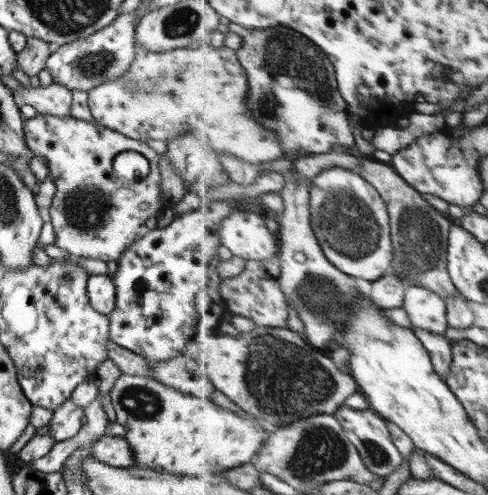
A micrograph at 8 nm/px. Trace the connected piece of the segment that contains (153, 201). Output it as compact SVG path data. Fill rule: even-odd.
M39 114L36 118L25 120L24 137L34 157L43 158L49 168L49 175L56 185L56 194L49 209L55 239L54 245L68 251L72 257L84 256L94 260L118 261L120 255L145 233L157 228L158 215L165 208L160 188L160 168L158 160L161 155L156 153L144 141L132 140L131 137L119 134L99 124L85 122L76 118L60 118ZM121 152L139 152L149 160L149 173L142 179L130 182L115 173L114 157Z

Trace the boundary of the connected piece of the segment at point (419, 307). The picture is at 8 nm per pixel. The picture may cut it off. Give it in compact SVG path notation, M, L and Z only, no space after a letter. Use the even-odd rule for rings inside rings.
M423 285L409 287L403 307L409 312L413 328L427 328L430 332L444 335L450 327L447 299Z

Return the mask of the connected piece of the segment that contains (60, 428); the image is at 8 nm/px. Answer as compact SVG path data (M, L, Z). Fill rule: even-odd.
M68 399L53 412L53 417L48 423L48 434L55 438L56 443L72 438L80 430L80 418L84 415L85 411Z

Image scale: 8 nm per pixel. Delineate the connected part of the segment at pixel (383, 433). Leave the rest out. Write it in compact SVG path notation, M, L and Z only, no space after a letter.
M343 405L337 410L336 416L344 425L345 431L352 439L352 442L360 449L362 458L364 458L367 467L372 472L382 477L388 477L390 474L394 474L400 464L404 462L404 456L398 450L398 446L394 444L394 438L390 434L388 420L383 415L380 415L372 408L355 410L350 406Z

